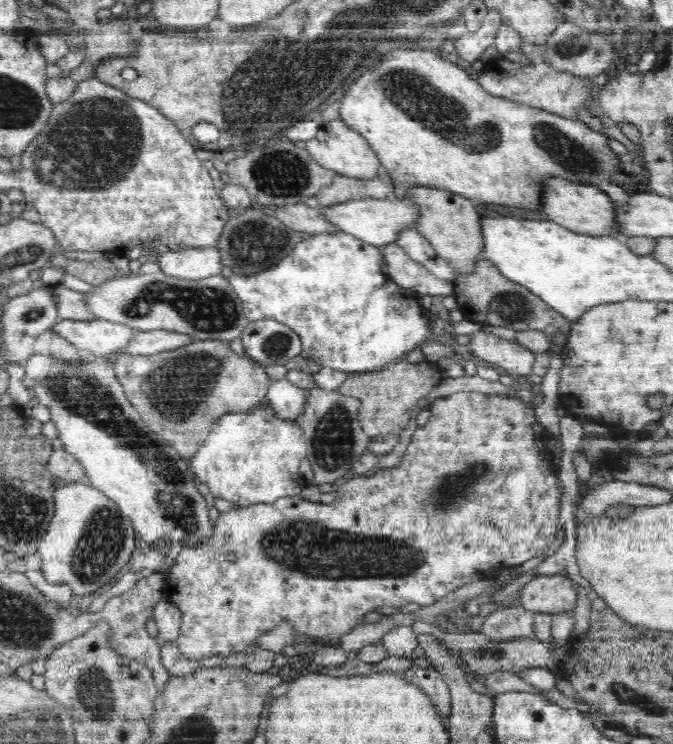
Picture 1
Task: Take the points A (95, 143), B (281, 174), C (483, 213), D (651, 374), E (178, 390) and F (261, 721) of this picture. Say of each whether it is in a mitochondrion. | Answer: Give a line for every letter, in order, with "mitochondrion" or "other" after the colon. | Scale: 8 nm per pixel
A: mitochondrion
B: mitochondrion
C: other
D: other
E: mitochondrion
F: other

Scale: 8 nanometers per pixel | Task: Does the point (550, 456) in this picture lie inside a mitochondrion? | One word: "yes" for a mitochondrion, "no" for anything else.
no

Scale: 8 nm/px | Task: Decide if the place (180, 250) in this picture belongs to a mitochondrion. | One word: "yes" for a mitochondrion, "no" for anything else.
no

